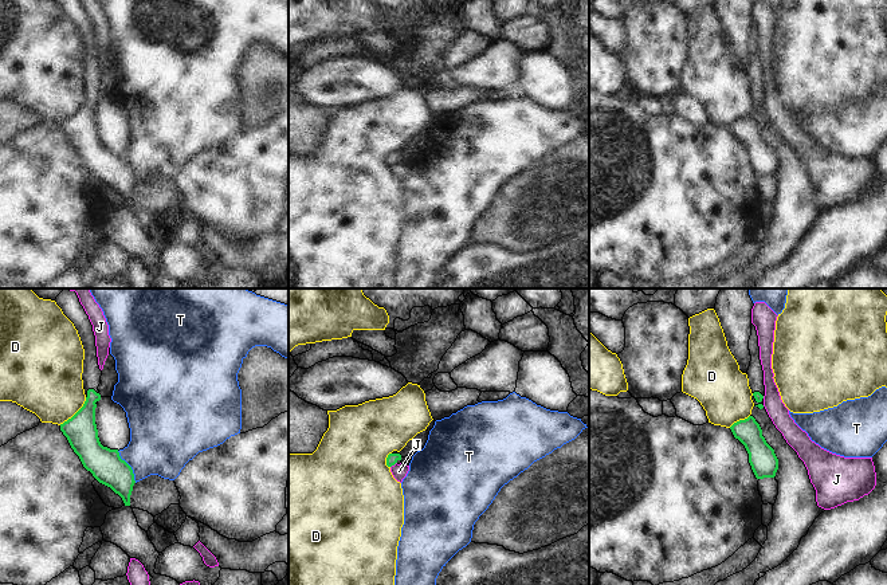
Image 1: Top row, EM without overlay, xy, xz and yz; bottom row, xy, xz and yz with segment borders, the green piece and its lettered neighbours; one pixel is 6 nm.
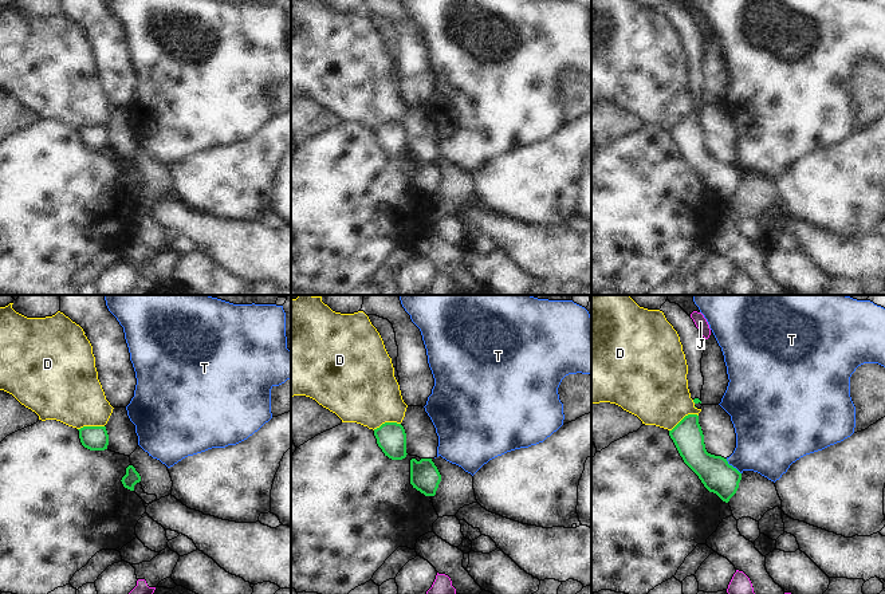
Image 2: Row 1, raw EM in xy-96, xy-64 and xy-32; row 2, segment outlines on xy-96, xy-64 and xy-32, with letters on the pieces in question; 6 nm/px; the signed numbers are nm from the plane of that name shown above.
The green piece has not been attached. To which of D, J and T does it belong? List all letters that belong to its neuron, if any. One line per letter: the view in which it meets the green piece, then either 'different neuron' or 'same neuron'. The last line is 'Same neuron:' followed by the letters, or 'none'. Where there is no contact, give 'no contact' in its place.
D: meets green in xy; different neuron
J: meets green in xz; different neuron
T: meets green in xy; different neuron
Same neuron: none

